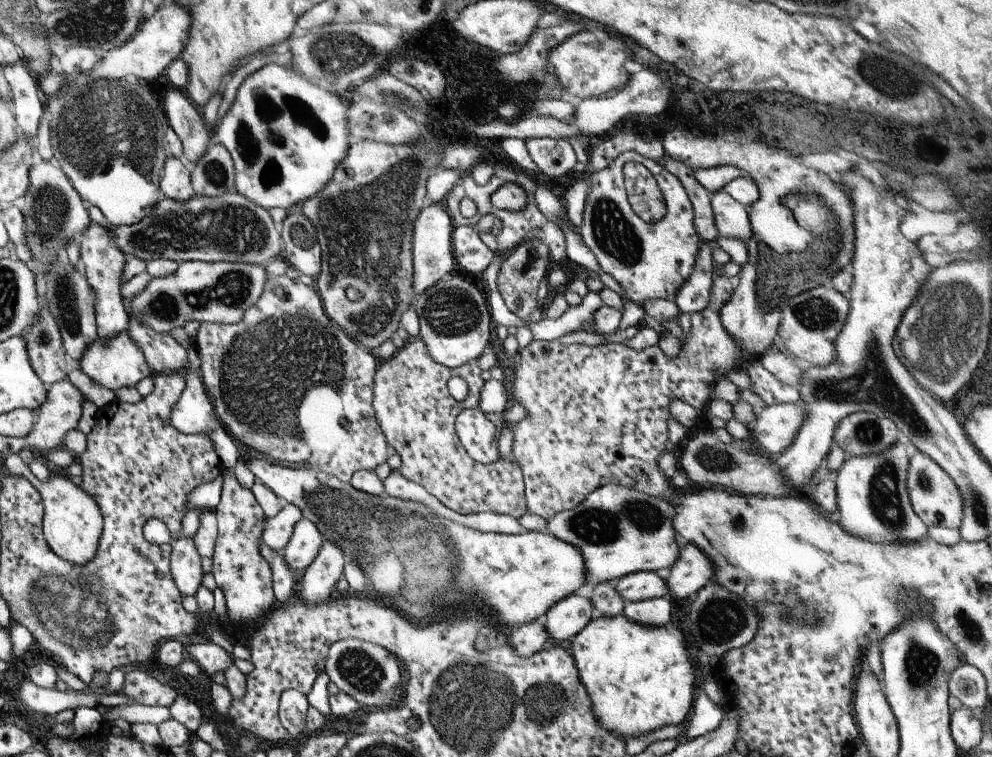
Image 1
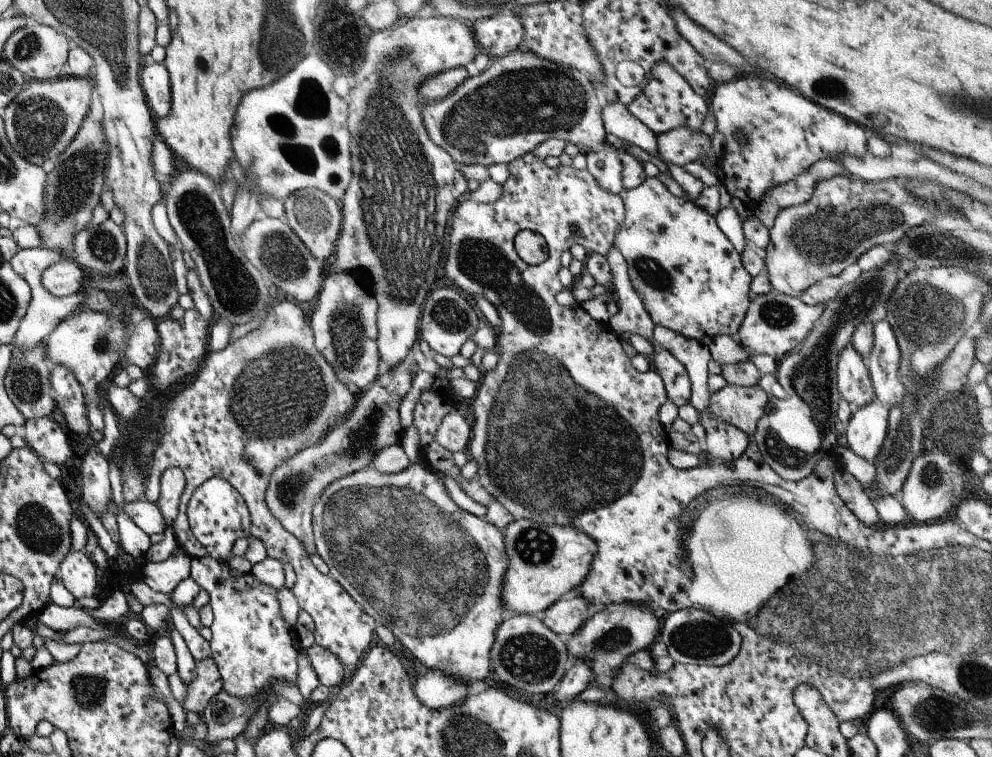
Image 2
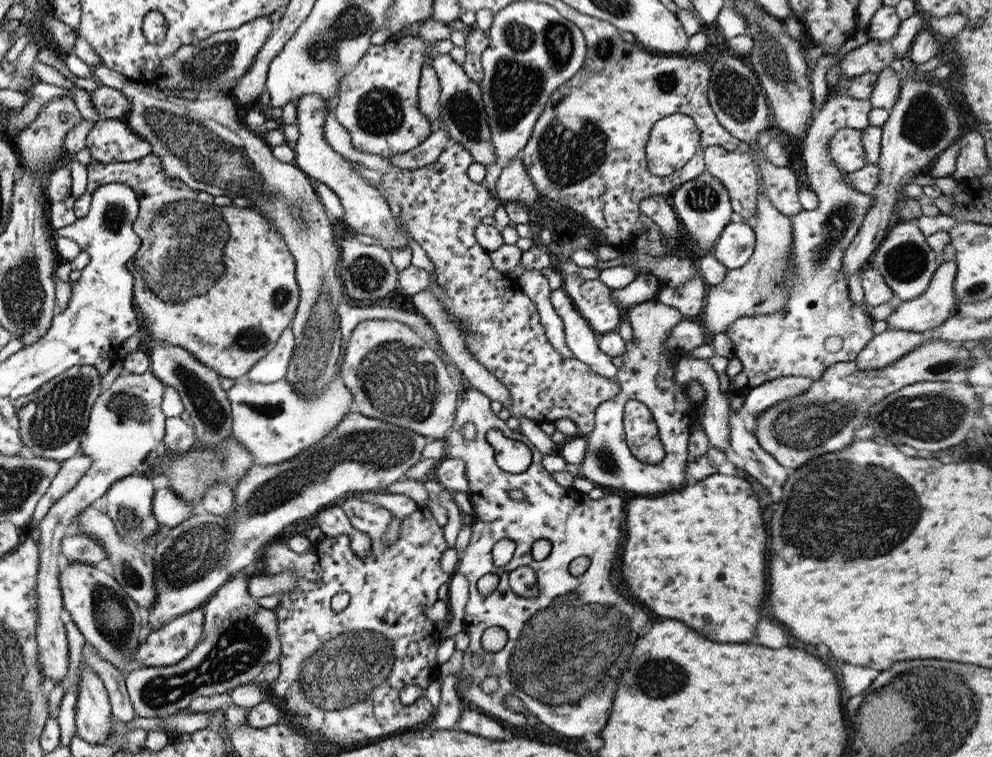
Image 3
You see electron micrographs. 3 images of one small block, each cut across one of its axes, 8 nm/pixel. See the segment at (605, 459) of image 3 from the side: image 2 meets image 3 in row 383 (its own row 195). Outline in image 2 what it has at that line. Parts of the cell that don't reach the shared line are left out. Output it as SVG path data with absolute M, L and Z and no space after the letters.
M647 176L640 182L635 188L621 189L618 192L619 198L621 198L624 206L624 219L619 226L619 230L615 232L615 238L613 240L612 247L623 256L625 260L625 266L627 266L627 276L629 276L629 282L631 282L631 288L635 290L643 308L647 311L649 318L654 326L661 326L680 334L686 339L691 339L692 341L708 342L715 336L727 335L733 338L734 334L737 332L737 327L741 324L745 311L747 310L750 294L749 294L749 284L752 277L745 272L743 265L741 264L741 259L739 253L733 248L729 239L719 230L716 224L716 220L707 212L703 212L701 208L691 204L688 199L677 198L673 196L671 192L663 186L662 182L659 182L658 178L651 178Z

